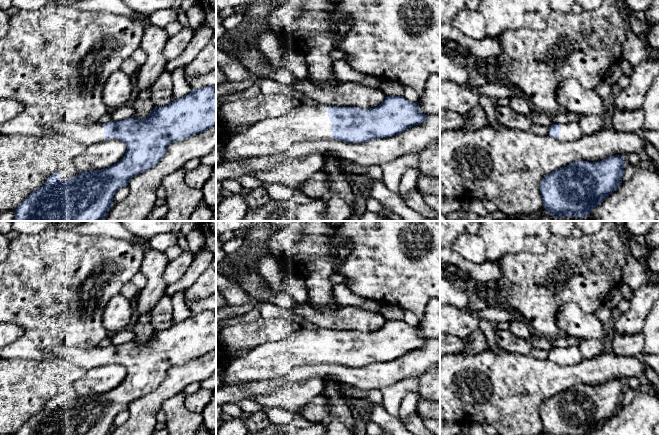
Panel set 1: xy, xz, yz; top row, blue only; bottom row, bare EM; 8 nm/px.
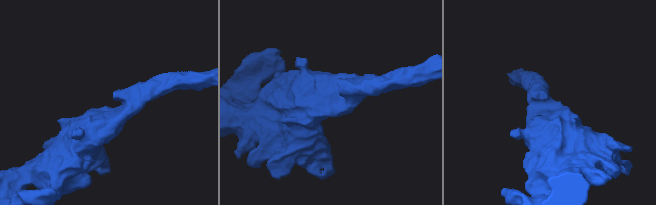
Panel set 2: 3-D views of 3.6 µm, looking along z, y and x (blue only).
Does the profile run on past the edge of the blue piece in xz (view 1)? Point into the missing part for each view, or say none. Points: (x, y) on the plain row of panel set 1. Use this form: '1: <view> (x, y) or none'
1: xz (271, 359)

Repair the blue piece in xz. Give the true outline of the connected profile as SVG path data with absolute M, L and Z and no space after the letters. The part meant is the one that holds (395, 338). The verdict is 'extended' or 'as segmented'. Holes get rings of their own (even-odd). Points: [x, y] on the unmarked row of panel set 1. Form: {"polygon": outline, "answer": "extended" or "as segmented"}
{"polygon": "M387 320L379 330L369 333L302 327L282 340L259 344L245 355L216 366L216 375L224 385L228 385L235 381L272 379L289 373L297 366L312 363L327 362L348 367L363 367L398 359L425 346L428 341L419 334L418 326L410 326L402 320Z", "answer": "extended"}

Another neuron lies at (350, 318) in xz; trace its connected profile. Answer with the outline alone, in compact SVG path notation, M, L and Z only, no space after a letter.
M310 305L295 307L299 320L306 320L318 328L337 331L369 333L379 330L387 321L380 313L357 306L346 306L335 312L316 312Z

